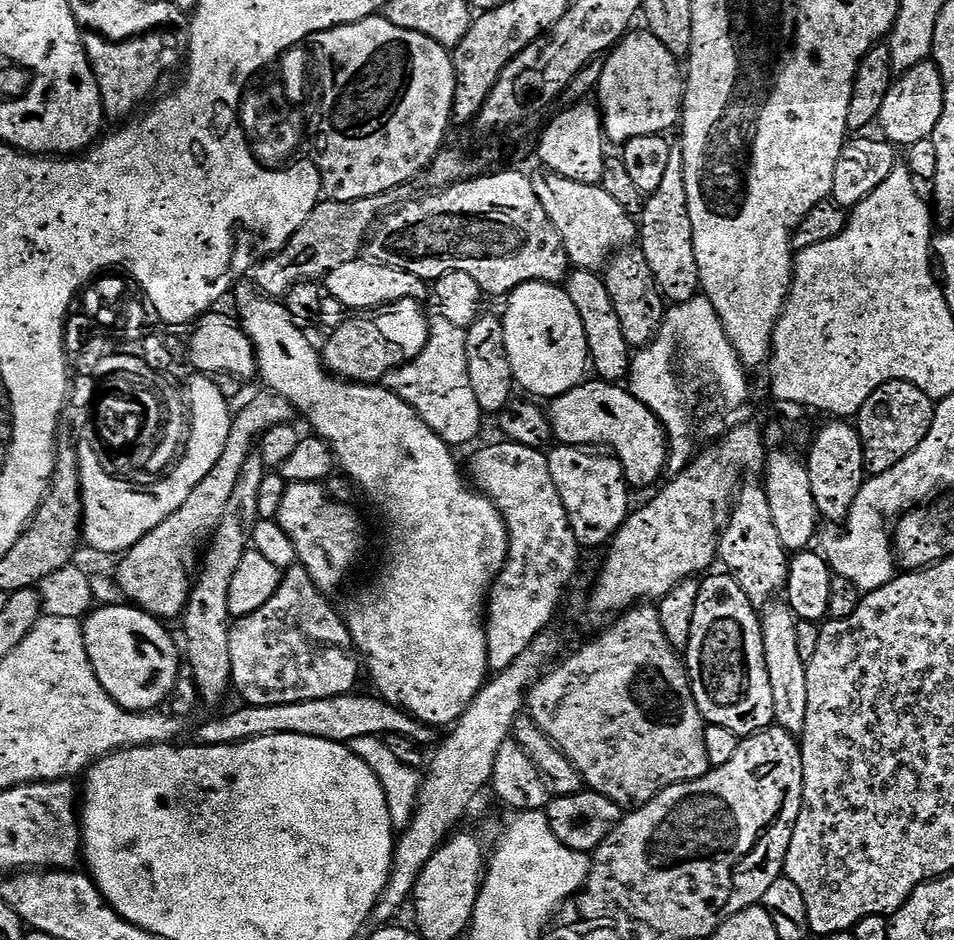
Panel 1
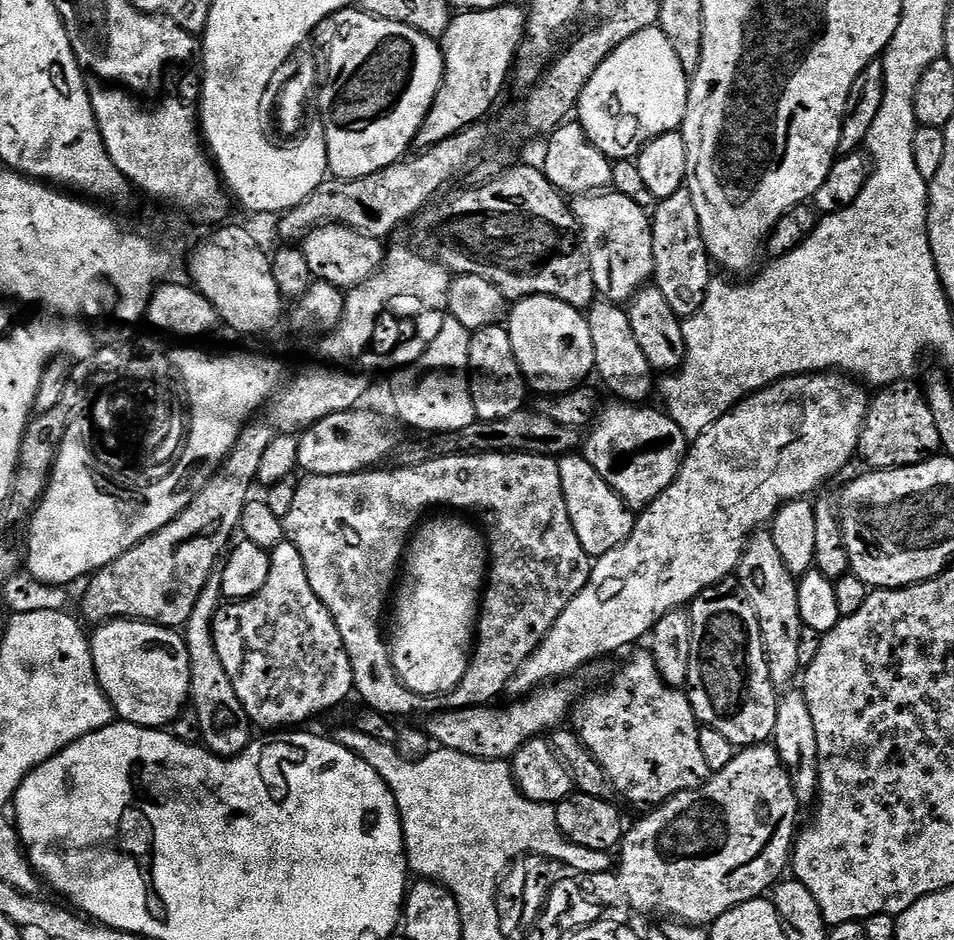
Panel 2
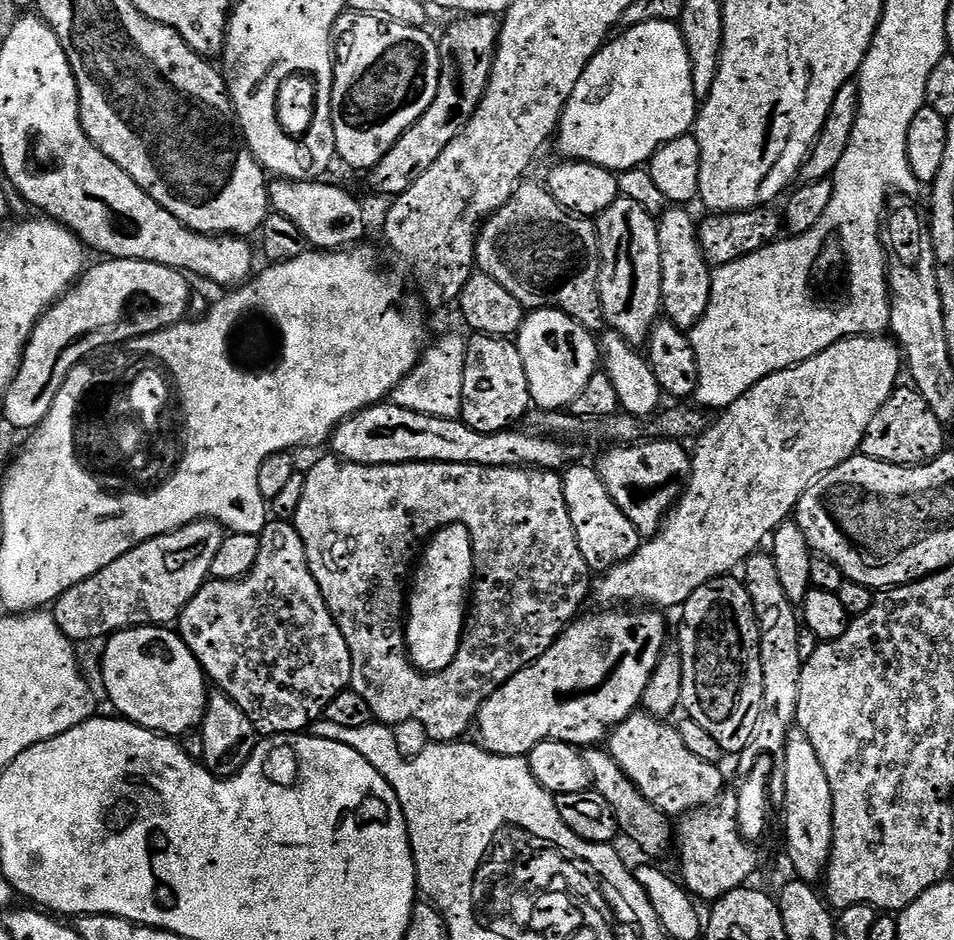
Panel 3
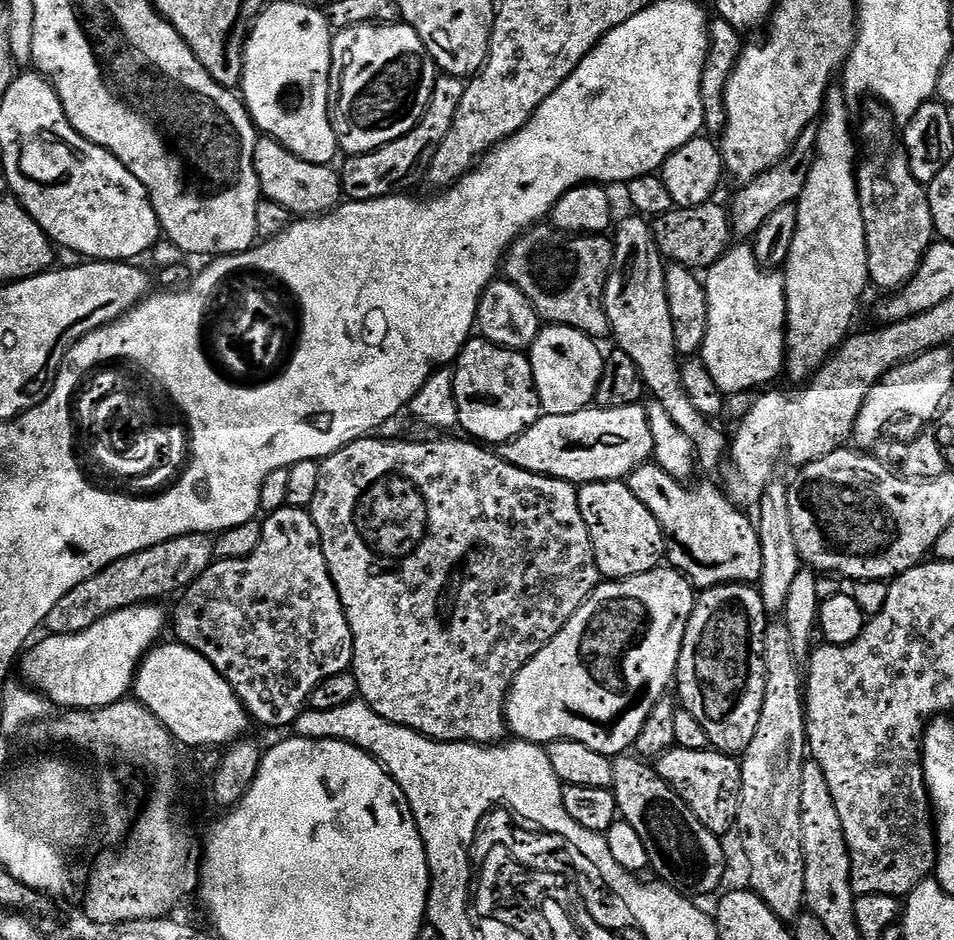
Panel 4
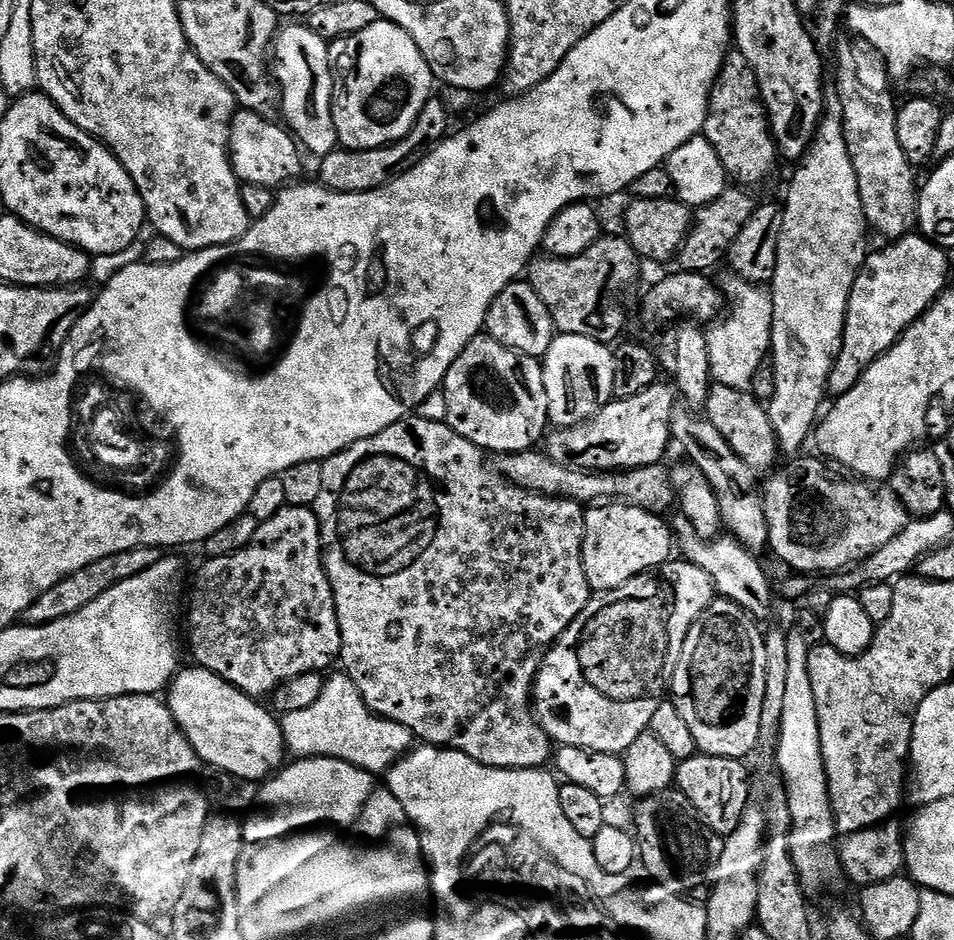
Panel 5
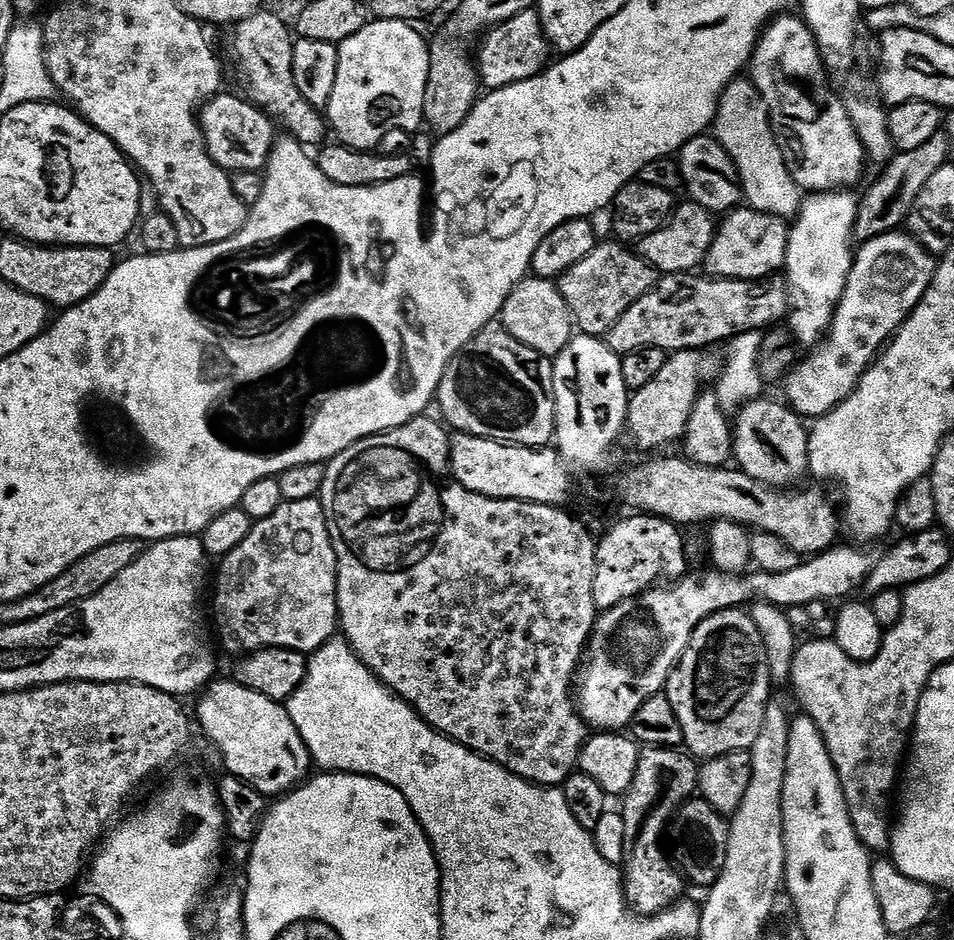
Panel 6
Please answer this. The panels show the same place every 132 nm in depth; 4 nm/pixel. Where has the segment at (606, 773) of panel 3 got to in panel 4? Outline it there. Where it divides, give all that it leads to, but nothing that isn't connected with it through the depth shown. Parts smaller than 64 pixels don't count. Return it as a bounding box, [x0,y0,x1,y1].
[612,754,724,898]

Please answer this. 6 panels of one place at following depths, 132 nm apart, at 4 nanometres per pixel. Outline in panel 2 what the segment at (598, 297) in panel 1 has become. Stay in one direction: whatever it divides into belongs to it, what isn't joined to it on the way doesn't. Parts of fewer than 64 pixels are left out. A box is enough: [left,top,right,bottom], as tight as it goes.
[586,298,654,405]

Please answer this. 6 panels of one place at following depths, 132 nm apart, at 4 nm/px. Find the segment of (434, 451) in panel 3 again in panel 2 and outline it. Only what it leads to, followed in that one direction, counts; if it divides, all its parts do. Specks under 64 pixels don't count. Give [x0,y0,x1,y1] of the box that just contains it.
[298,410,401,476]

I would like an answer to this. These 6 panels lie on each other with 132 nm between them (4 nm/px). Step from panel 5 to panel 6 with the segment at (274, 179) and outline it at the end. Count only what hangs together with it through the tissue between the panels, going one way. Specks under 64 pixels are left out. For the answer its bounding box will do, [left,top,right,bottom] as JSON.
[198,95,278,174]

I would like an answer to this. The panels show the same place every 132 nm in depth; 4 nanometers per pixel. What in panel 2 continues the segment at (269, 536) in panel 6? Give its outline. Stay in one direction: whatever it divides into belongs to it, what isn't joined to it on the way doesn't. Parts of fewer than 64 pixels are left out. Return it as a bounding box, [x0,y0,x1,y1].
[212,542,353,730]

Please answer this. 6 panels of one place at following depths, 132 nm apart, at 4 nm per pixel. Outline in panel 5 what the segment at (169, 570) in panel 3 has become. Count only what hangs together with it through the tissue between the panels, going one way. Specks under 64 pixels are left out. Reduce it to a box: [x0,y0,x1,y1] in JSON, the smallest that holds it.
[23,548,162,624]

